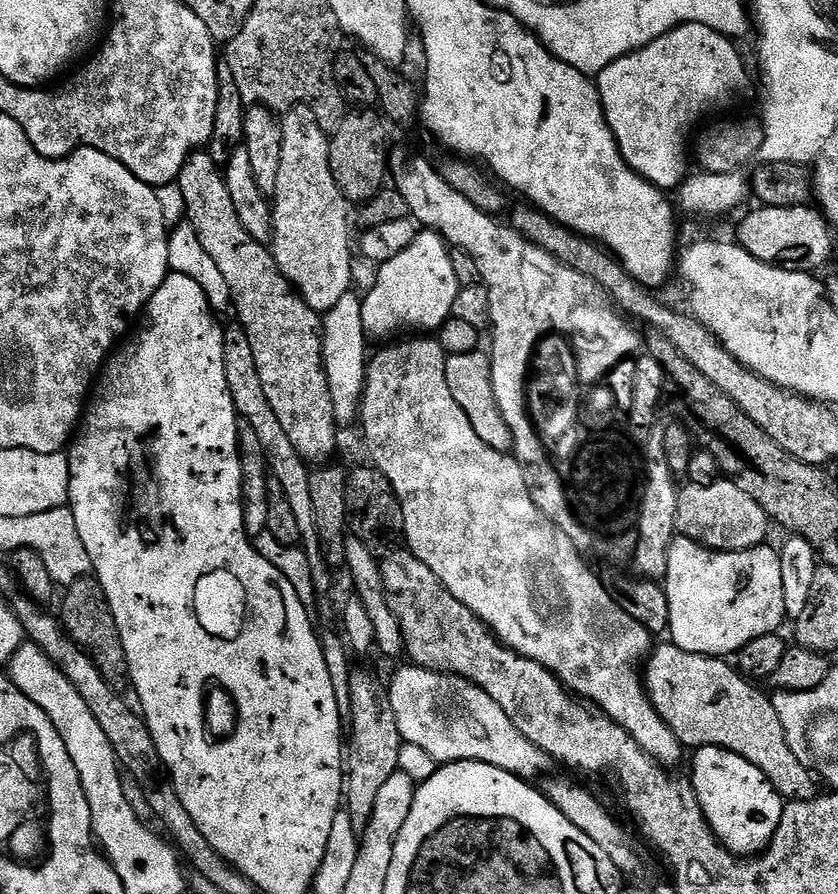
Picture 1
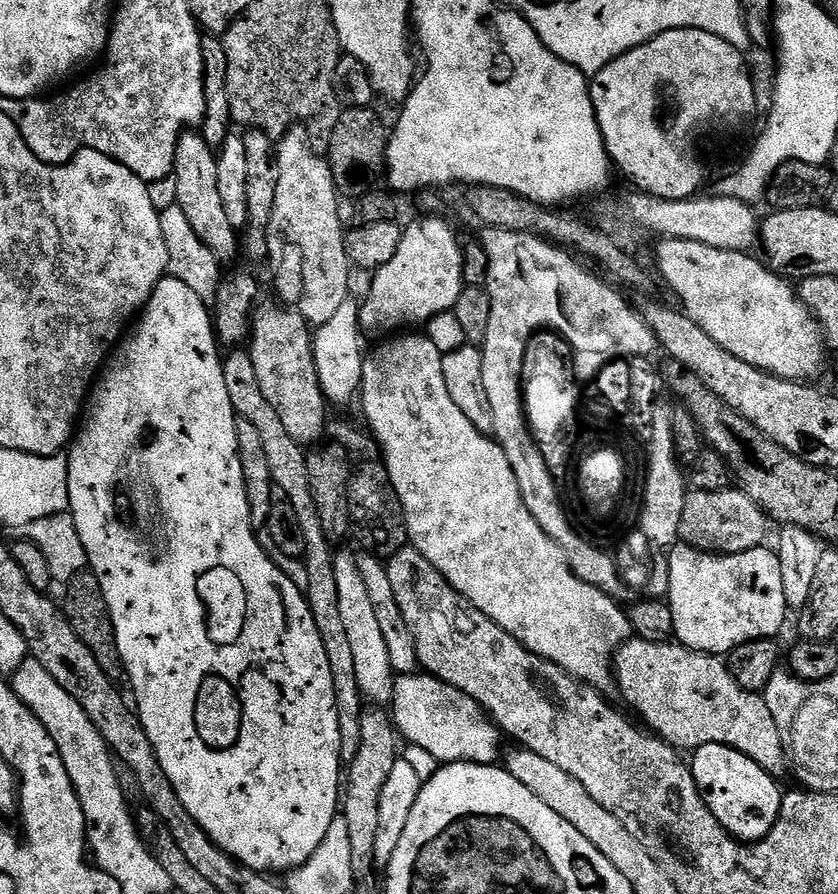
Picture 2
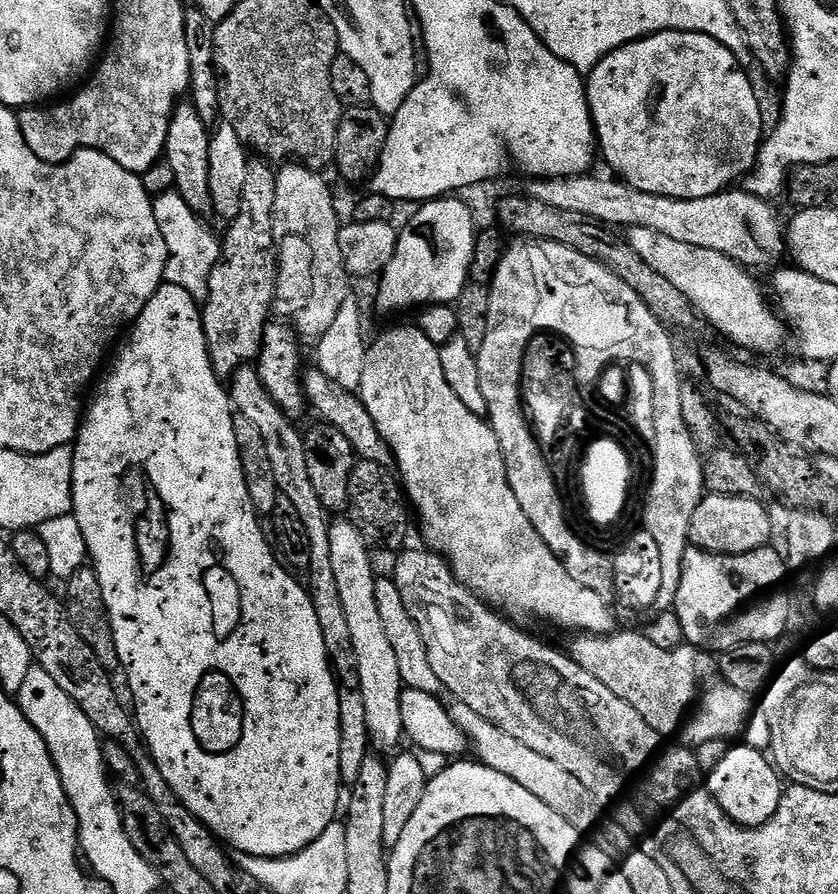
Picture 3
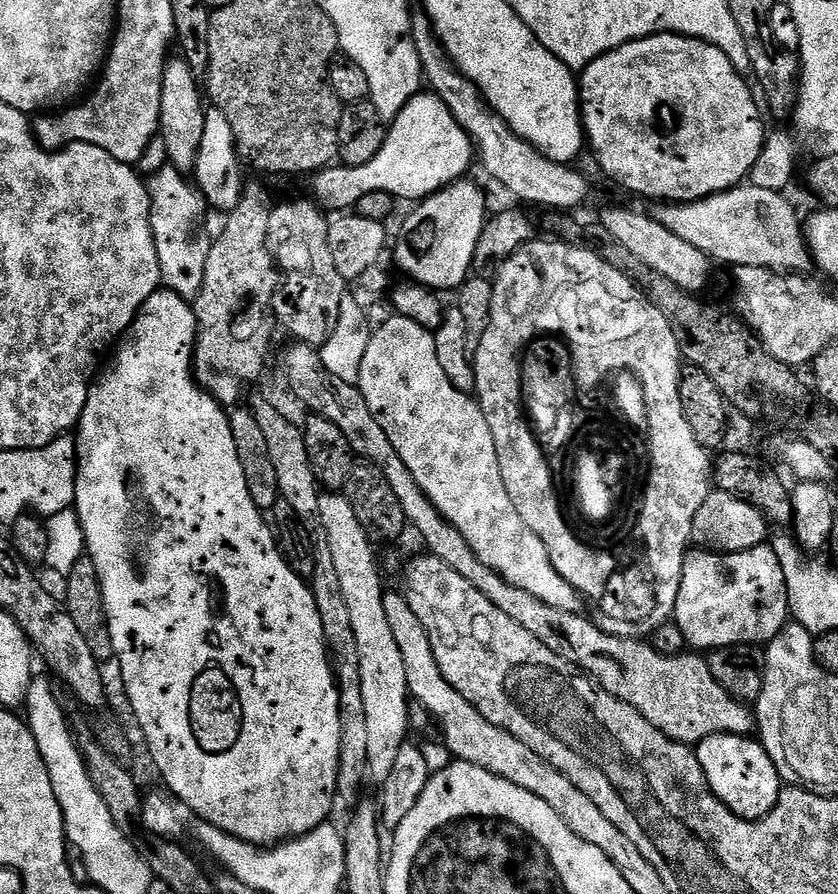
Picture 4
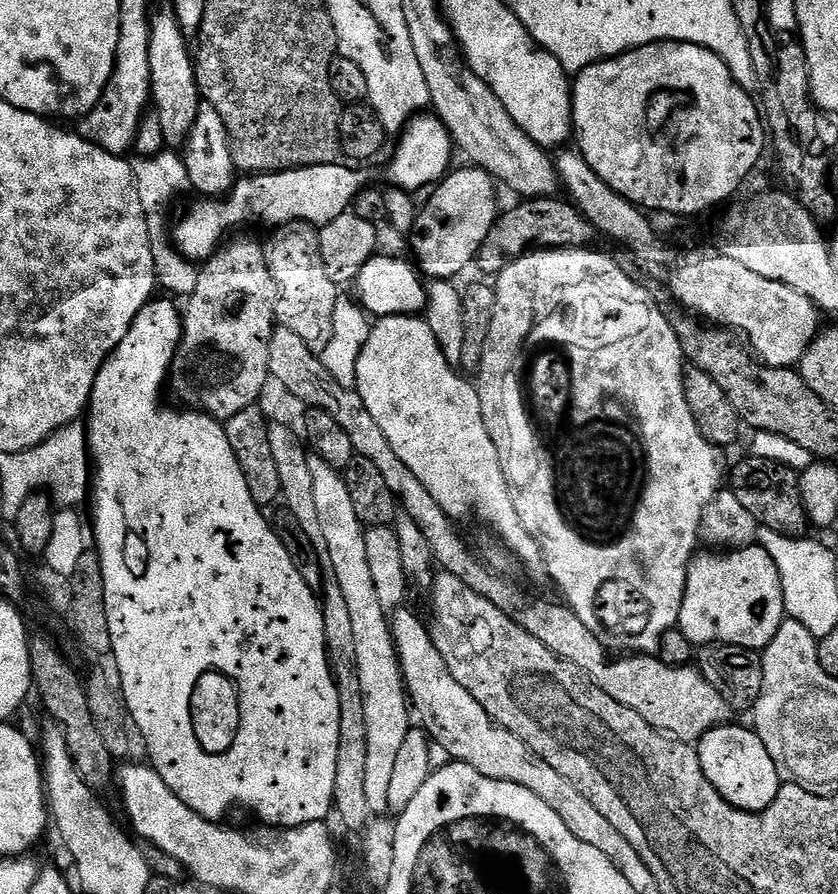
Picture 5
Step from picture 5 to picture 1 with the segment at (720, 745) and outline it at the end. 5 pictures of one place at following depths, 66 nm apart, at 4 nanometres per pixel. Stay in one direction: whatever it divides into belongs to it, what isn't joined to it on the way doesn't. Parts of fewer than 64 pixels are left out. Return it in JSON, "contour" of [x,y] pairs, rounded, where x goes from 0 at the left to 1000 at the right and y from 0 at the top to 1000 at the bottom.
{"contour":[[[832,837],[826,850],[826,865],[823,871],[826,883],[831,885],[833,897],[838,902],[838,911],[845,923],[850,925],[850,932],[858,937],[860,944],[869,952],[884,960],[901,960],[915,949],[924,937],[924,933],[931,923],[931,916],[936,909],[937,894],[919,879],[914,866],[905,861],[905,857],[895,857],[890,848],[876,843],[865,837]]]}

